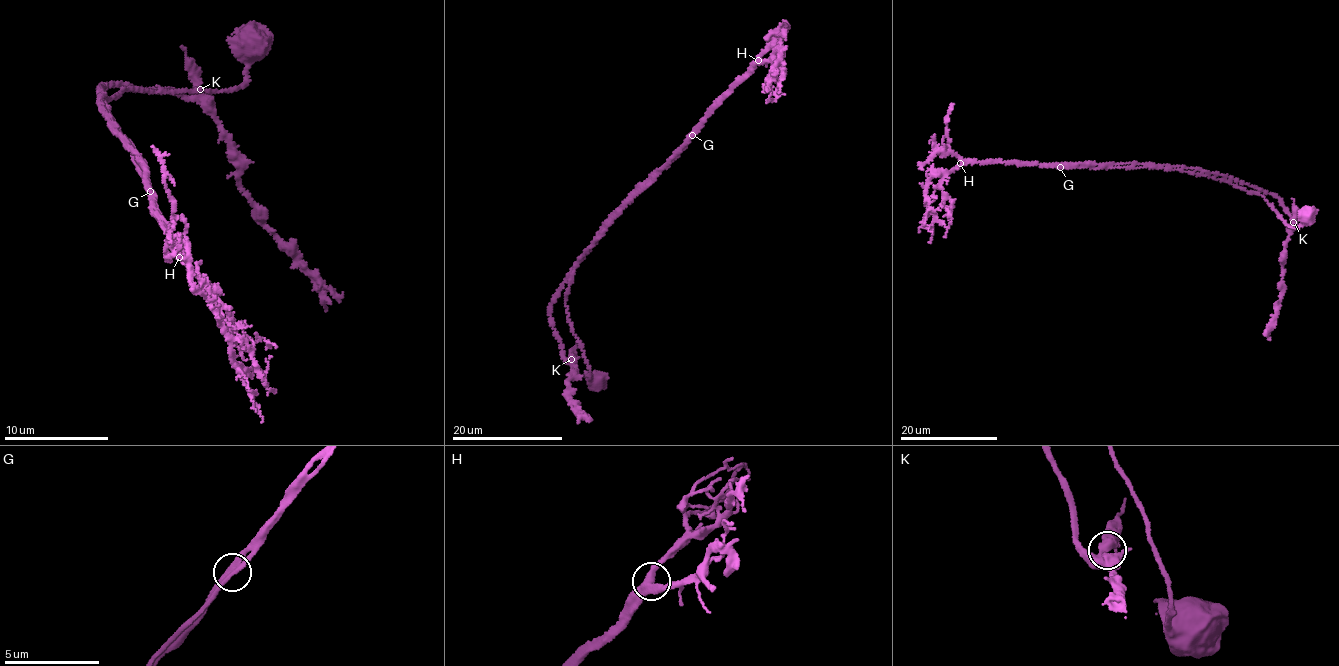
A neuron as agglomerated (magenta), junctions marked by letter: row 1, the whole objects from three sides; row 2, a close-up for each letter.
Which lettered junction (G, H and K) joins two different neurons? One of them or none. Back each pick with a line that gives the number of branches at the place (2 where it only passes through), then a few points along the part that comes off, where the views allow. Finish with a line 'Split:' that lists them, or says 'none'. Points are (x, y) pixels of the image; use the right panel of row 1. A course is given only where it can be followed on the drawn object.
Split: none

